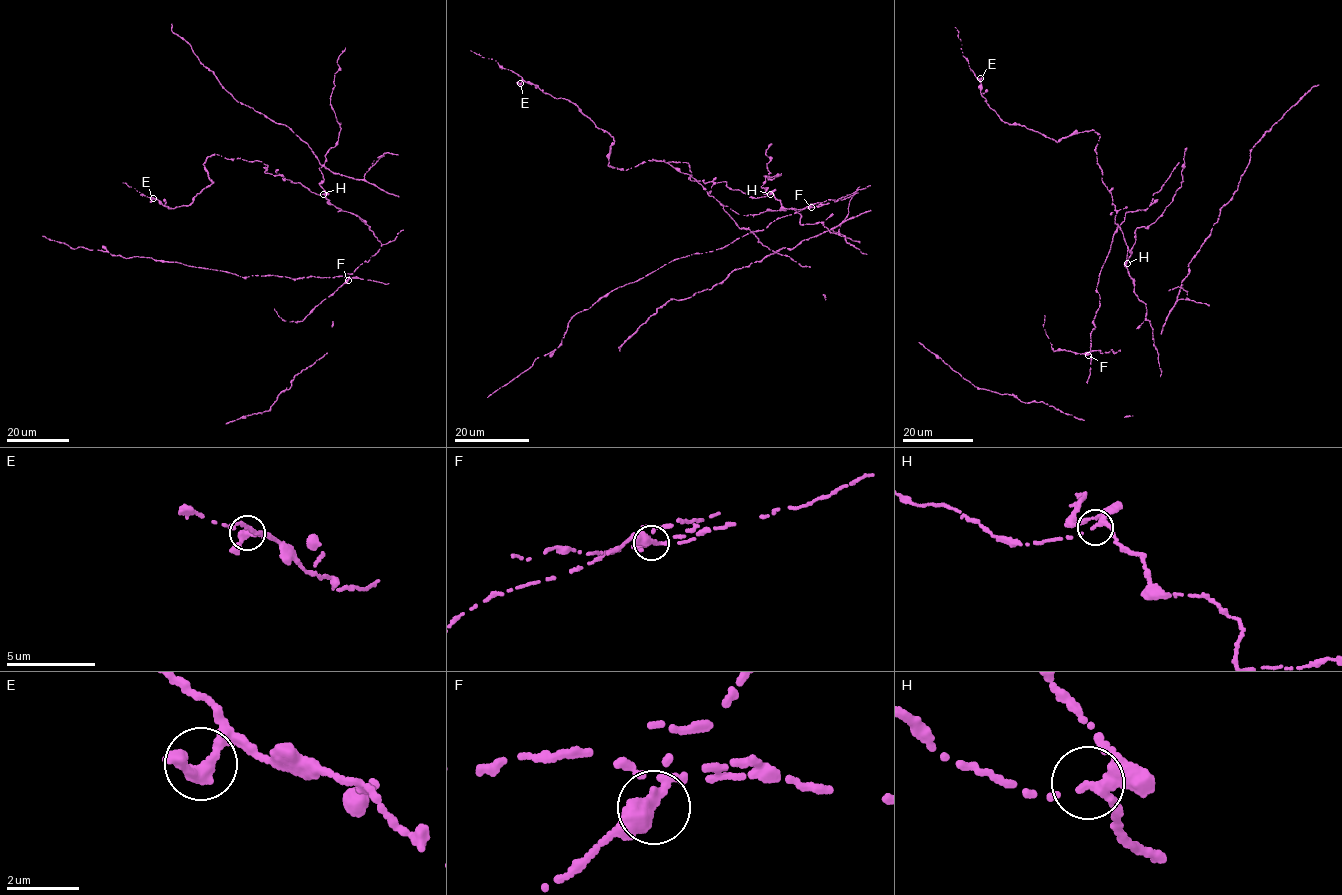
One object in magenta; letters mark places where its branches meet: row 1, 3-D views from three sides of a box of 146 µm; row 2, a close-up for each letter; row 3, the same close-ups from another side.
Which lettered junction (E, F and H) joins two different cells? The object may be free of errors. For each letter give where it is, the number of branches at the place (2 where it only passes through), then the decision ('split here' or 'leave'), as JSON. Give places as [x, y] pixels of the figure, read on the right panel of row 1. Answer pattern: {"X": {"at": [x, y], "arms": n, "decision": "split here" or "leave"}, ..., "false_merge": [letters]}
{"E": {"at": [980, 78], "arms": 3, "decision": "leave"}, "F": {"at": [1088, 355], "arms": 3, "decision": "split here"}, "H": {"at": [1127, 263], "arms": 3, "decision": "leave"}, "false_merge": ["F"]}

